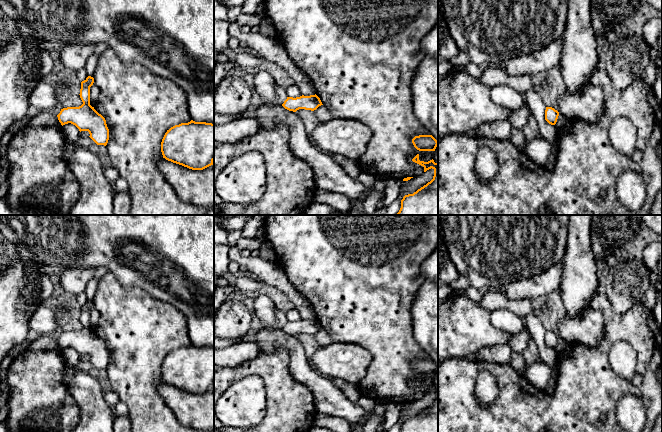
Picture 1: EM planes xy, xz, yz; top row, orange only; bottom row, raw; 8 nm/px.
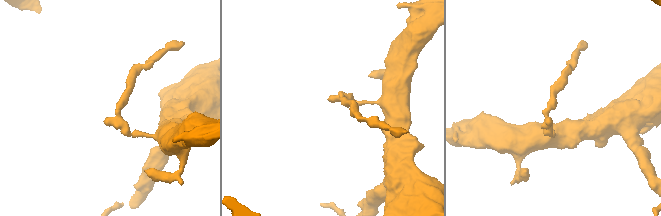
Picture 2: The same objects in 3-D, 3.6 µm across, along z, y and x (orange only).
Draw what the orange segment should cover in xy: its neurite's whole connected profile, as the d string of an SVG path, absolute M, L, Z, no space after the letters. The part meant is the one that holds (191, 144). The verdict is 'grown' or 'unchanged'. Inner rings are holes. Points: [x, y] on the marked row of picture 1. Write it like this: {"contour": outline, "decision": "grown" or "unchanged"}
{"contour": "M181 123L171 127L161 142L163 158L192 170L203 170L214 161L214 124Z", "decision": "unchanged"}

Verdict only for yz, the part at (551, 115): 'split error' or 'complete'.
complete

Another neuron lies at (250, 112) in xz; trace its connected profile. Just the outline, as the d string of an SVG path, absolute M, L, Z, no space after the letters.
M251 104L242 114L242 118L256 118L258 106Z

